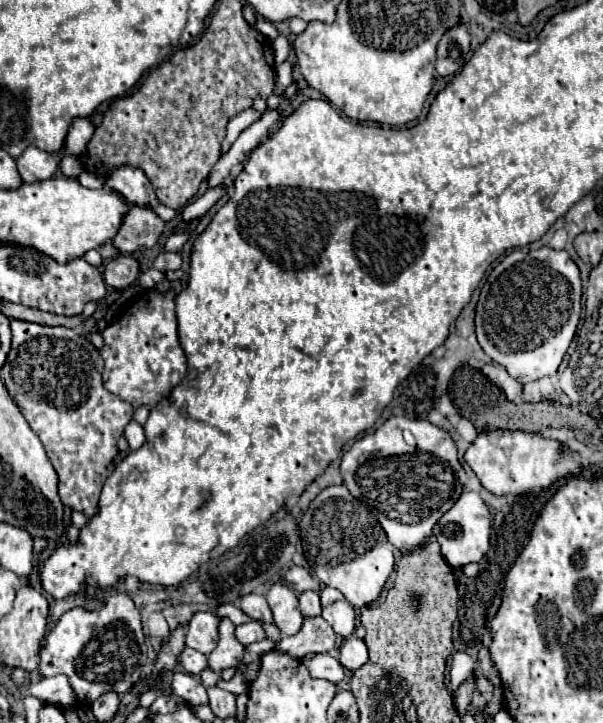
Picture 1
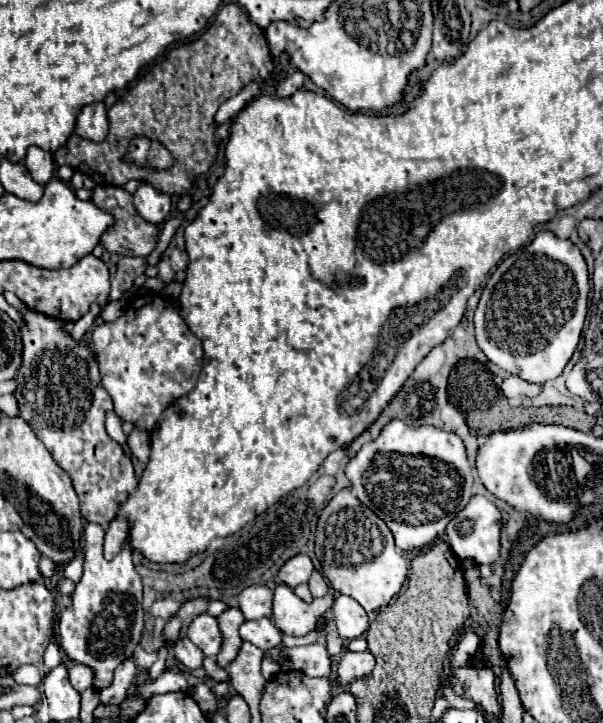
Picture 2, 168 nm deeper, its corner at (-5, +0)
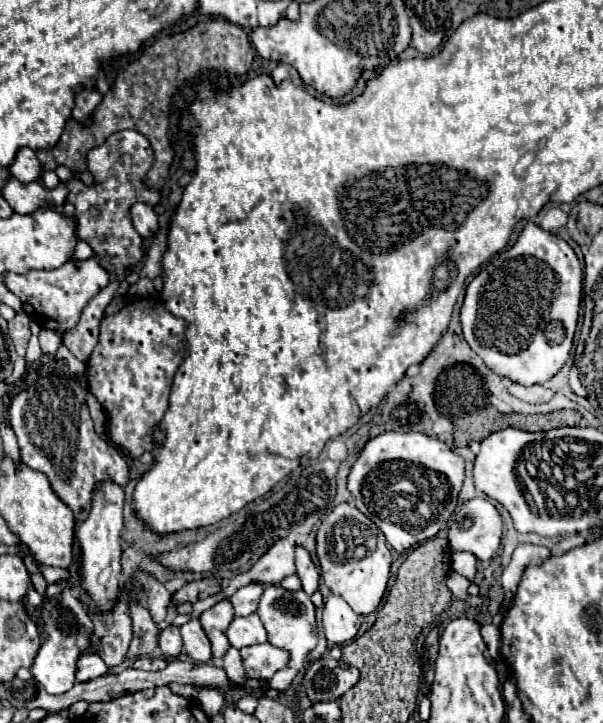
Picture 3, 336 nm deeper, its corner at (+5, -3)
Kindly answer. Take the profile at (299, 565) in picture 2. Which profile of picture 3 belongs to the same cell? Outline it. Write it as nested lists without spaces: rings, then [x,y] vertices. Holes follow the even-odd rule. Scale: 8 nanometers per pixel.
[[[280,539],[274,545],[268,547],[268,551],[246,571],[236,575],[218,595],[200,599],[192,605],[192,611],[188,615],[172,615],[174,619],[170,619],[170,625],[184,625],[188,623],[192,617],[200,617],[202,611],[206,611],[208,607],[212,607],[216,601],[230,597],[234,591],[238,591],[244,585],[250,583],[262,583],[262,585],[278,585],[286,575],[296,573],[294,567],[294,545],[288,543],[288,539]]]

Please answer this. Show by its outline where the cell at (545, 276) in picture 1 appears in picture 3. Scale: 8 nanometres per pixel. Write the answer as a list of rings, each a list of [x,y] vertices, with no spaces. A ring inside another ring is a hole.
[[[528,221],[522,229],[522,233],[518,235],[516,243],[498,253],[466,287],[466,297],[464,297],[464,303],[460,307],[460,317],[462,317],[462,329],[464,329],[464,337],[468,341],[468,345],[472,347],[472,351],[476,355],[482,357],[482,361],[486,363],[486,367],[490,371],[494,371],[496,375],[502,375],[502,377],[508,377],[512,379],[514,383],[520,383],[520,385],[542,385],[546,383],[550,377],[554,377],[562,367],[564,363],[568,361],[568,355],[570,355],[570,349],[572,349],[572,339],[574,339],[574,333],[576,333],[576,323],[578,323],[578,311],[580,311],[580,299],[582,299],[582,267],[580,267],[580,261],[574,253],[574,249],[558,235],[550,233],[550,231],[544,231],[540,229],[536,223]]]

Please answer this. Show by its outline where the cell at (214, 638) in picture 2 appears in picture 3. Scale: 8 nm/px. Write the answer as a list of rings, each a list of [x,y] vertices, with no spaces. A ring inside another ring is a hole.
[[[190,619],[186,625],[180,627],[182,631],[182,641],[184,641],[184,651],[198,663],[206,663],[212,659],[210,651],[210,641],[200,625],[198,619]]]

